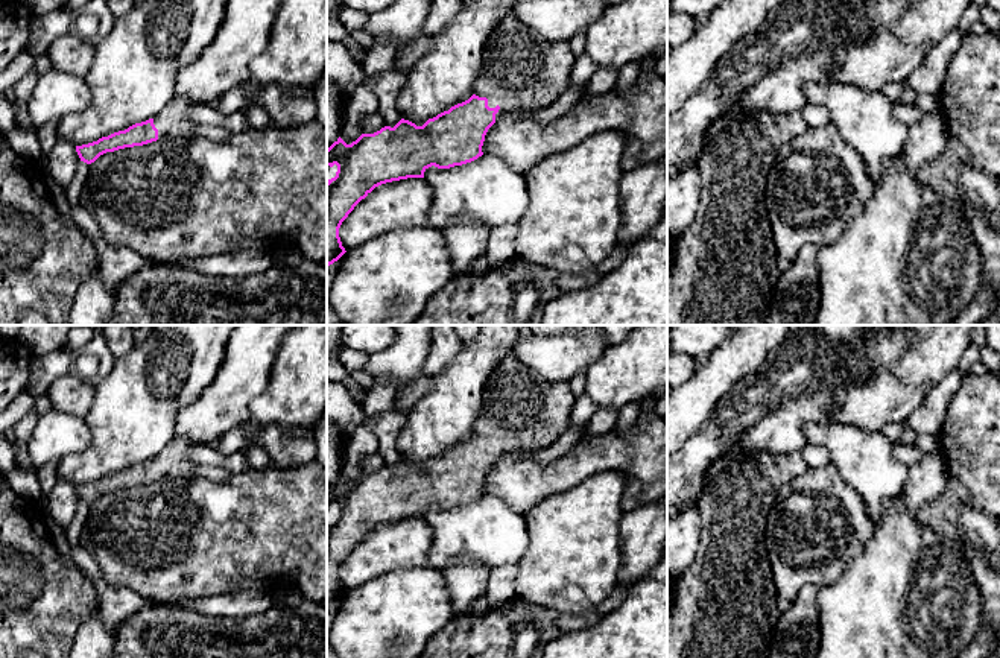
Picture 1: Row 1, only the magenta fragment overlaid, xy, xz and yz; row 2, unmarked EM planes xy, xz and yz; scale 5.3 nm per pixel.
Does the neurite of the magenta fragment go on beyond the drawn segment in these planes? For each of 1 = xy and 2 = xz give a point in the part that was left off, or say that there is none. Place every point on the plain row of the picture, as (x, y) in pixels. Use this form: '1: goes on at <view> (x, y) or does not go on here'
1: goes on at xy (174, 462)
2: goes on at xz (522, 412)

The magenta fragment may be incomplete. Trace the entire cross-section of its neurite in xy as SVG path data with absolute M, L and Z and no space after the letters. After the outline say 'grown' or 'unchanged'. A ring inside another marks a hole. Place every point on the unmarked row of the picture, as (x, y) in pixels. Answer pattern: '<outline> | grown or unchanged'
M173 438L153 459L135 463L97 482L76 486L76 492L81 501L91 505L106 492L143 486L157 480L196 477L196 463L188 457L193 445L182 438Z | grown

